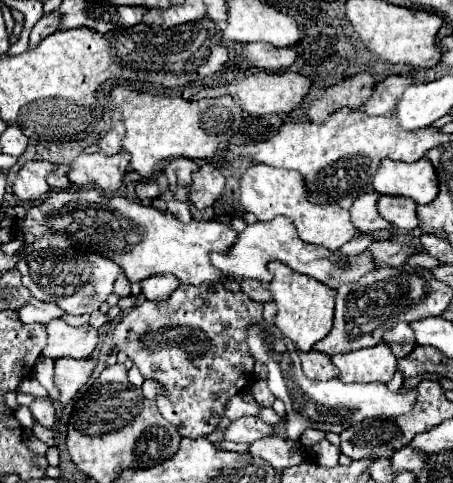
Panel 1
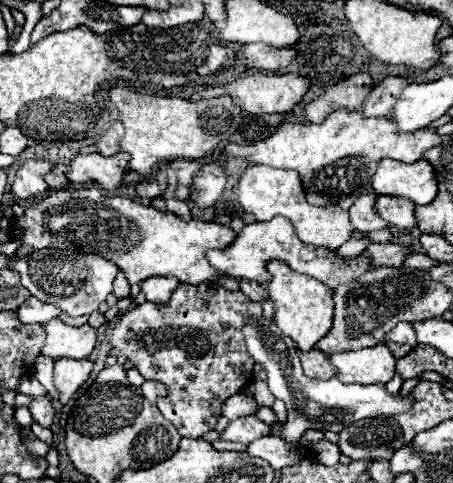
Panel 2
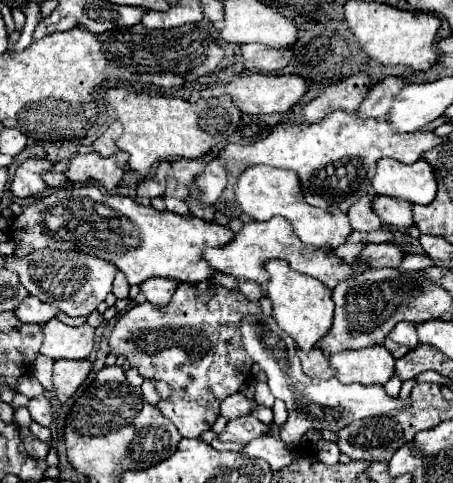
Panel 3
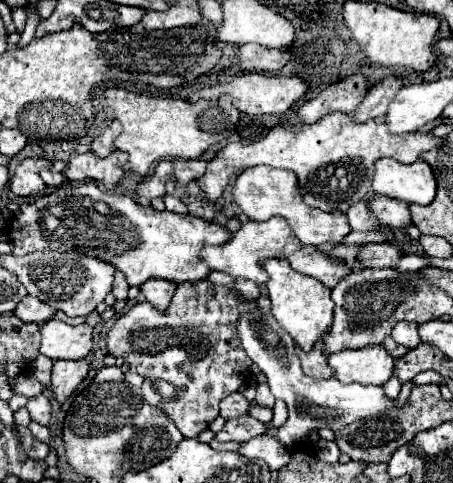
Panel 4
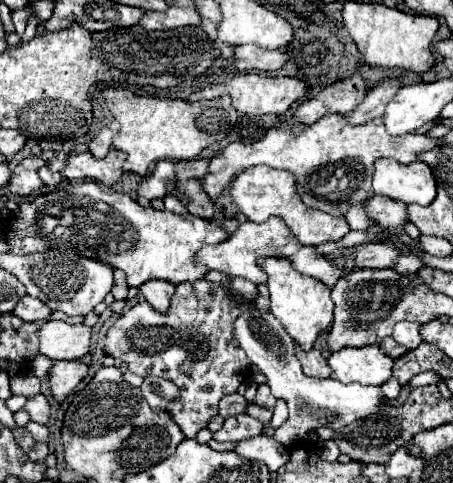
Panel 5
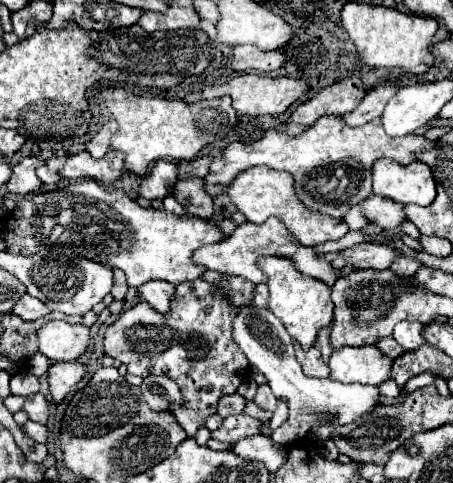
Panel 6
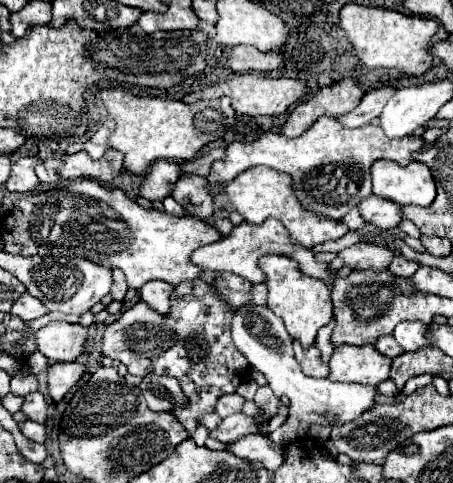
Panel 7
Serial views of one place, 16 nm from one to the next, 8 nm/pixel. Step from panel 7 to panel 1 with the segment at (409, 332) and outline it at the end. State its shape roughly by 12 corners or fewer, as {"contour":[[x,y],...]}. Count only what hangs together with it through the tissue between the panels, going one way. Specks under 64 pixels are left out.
{"contour":[[398,322],[386,332],[384,342],[416,346],[408,322]]}

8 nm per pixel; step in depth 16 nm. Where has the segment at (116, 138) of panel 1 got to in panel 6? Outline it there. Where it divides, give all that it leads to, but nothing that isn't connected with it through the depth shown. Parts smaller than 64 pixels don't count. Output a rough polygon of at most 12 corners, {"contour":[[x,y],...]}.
{"contour":[[114,122],[102,126],[84,144],[92,158],[102,158],[110,148]]}

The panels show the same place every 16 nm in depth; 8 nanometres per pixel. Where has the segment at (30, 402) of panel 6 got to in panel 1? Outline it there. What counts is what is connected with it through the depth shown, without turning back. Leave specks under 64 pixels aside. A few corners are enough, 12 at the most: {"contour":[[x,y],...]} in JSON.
{"contour":[[50,398],[30,404],[34,420],[44,428],[54,424],[56,410]]}

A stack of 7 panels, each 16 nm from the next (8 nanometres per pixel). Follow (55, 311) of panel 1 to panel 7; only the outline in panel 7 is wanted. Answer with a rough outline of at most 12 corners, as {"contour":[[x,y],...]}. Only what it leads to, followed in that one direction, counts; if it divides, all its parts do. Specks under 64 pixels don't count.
{"contour":[[28,292],[12,304],[10,314],[24,322],[44,316],[48,310]]}

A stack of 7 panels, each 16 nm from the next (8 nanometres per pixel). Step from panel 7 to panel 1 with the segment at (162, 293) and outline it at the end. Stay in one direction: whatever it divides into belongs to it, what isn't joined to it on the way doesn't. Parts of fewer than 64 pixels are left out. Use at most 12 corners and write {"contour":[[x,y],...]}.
{"contour":[[150,276],[142,286],[146,300],[168,300],[176,276]]}

